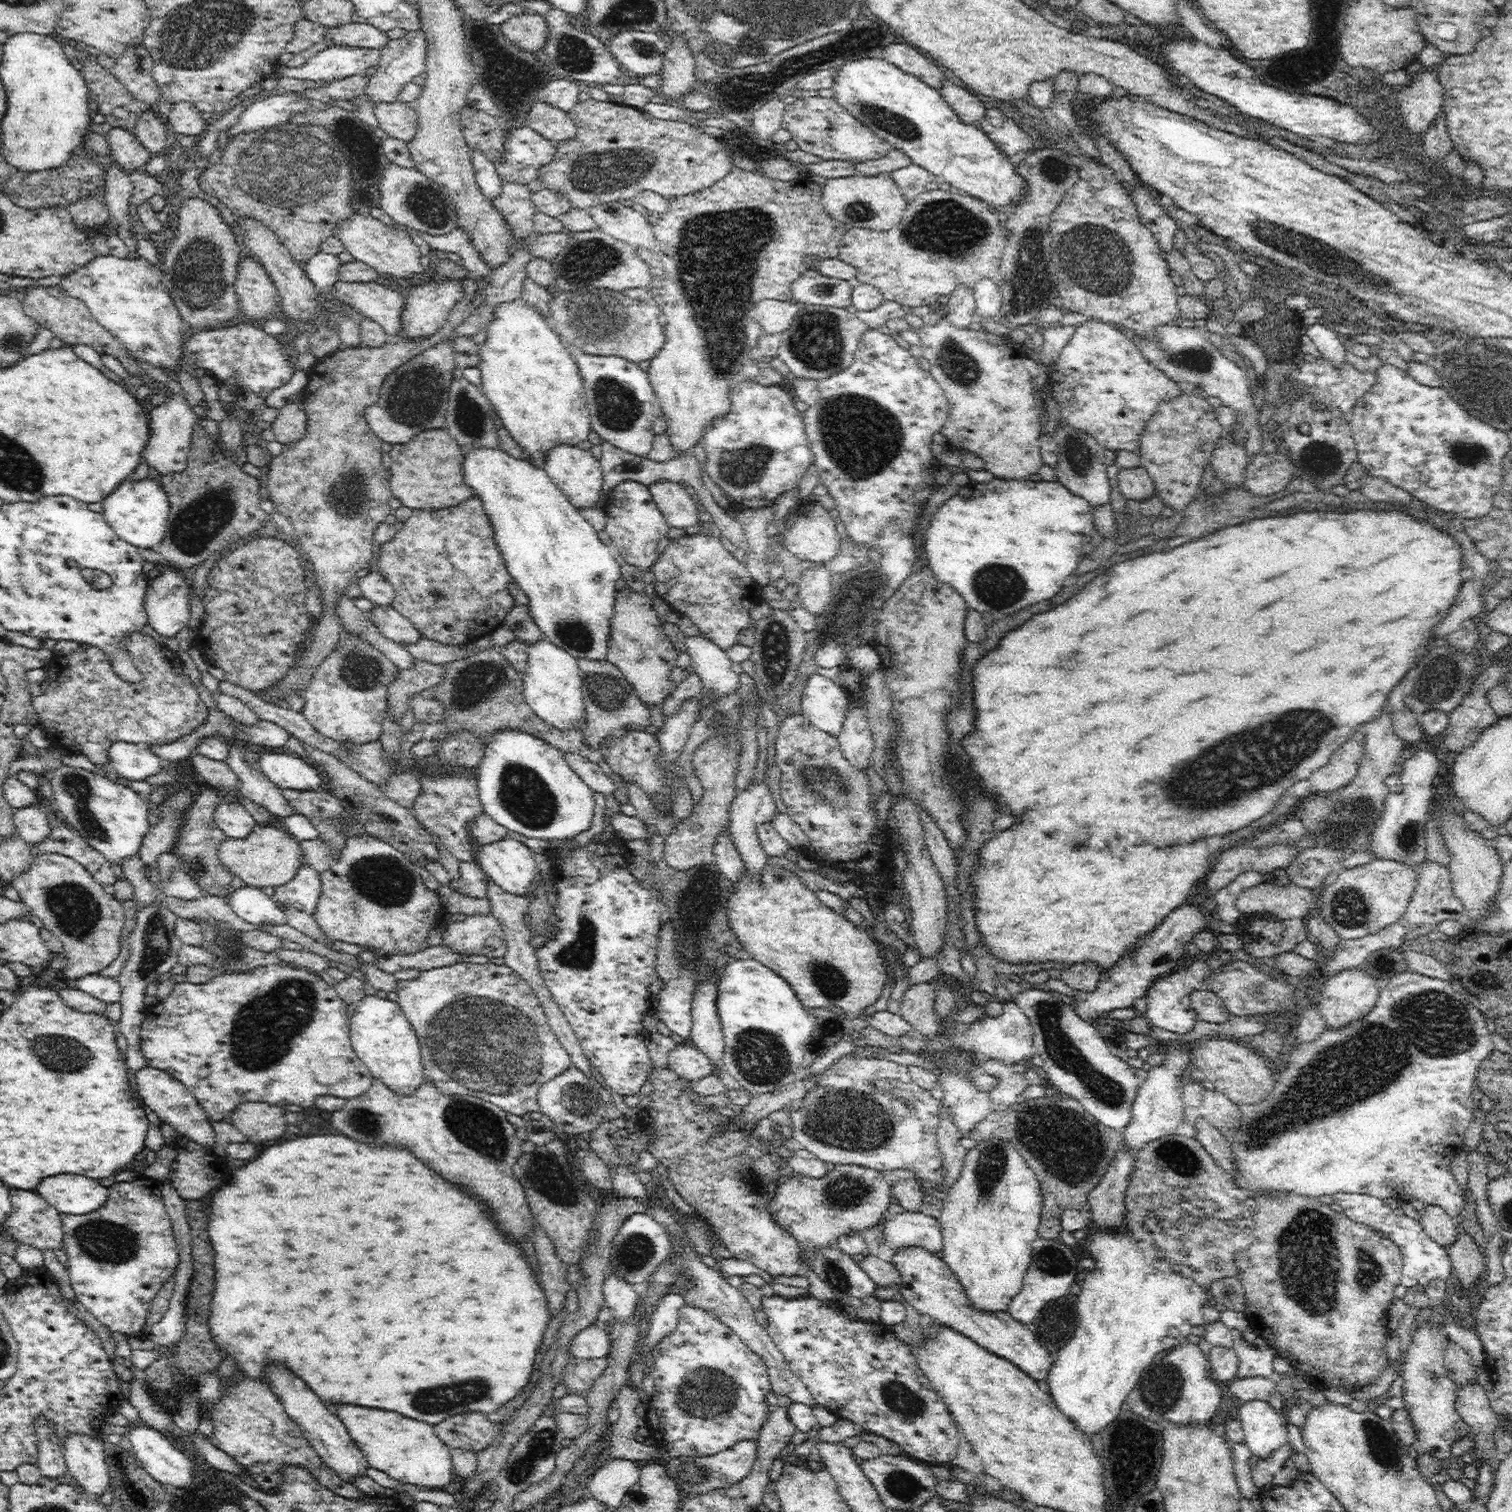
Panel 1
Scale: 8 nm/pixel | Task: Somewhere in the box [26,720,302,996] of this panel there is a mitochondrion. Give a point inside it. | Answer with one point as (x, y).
(76, 911)

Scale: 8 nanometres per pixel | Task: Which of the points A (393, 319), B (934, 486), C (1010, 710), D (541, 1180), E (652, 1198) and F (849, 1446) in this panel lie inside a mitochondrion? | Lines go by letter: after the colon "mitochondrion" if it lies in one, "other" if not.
A: other
B: other
C: other
D: mitochondrion
E: other
F: other

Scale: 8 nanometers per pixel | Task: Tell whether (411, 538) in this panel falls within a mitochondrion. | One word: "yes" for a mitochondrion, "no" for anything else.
no

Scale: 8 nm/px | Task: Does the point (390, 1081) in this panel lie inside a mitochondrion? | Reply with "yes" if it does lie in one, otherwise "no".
no

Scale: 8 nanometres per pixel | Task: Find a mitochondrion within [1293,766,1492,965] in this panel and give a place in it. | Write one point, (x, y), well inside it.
(1346, 820)

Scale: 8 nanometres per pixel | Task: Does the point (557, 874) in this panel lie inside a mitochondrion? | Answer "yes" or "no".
no

